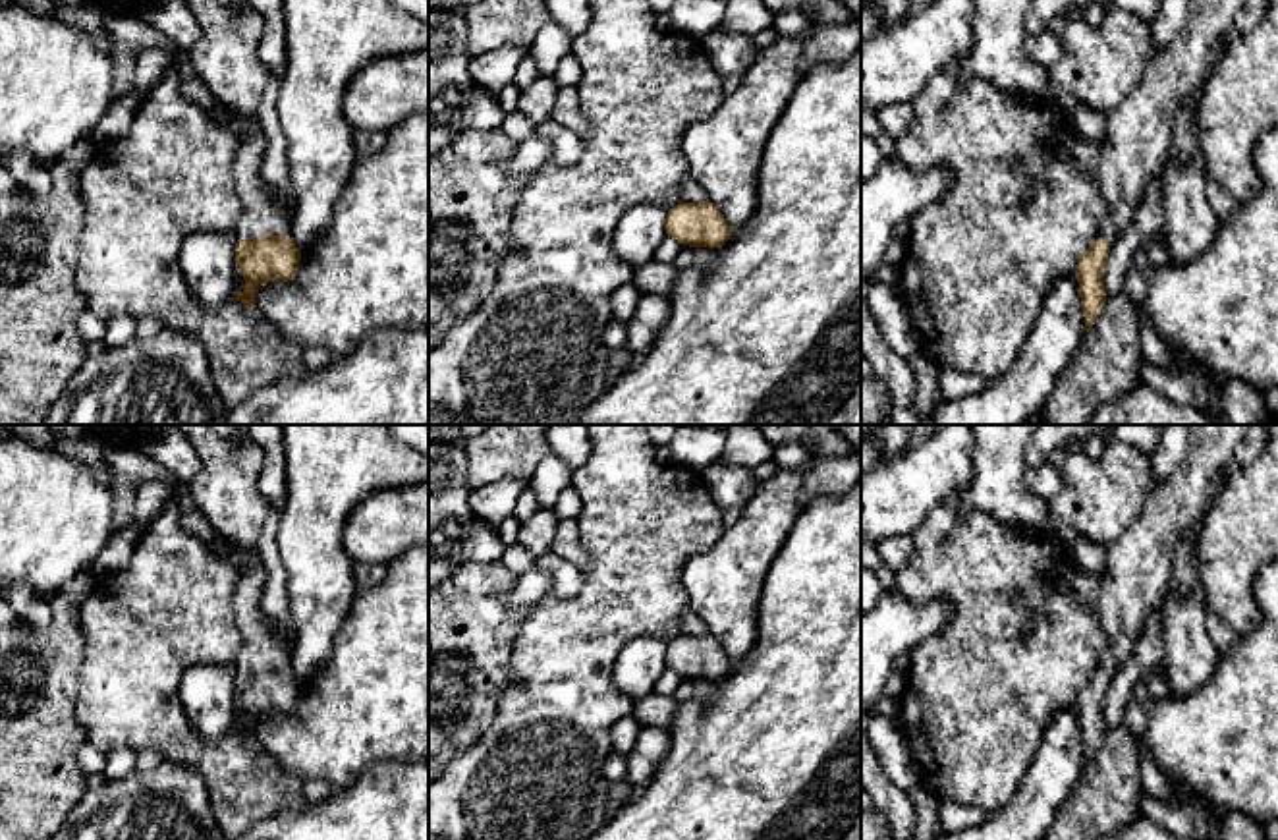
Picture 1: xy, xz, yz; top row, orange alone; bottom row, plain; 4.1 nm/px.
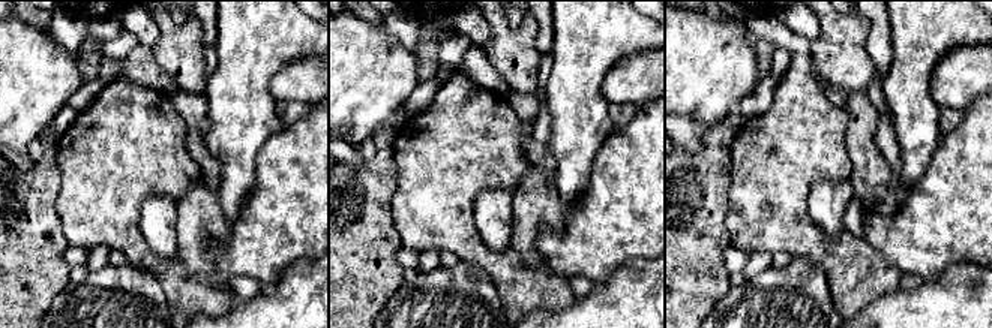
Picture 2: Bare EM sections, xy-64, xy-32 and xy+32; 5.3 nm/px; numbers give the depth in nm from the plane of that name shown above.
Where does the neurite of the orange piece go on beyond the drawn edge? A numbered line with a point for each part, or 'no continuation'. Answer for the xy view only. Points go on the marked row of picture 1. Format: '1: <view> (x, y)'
1: xy (261, 217)

